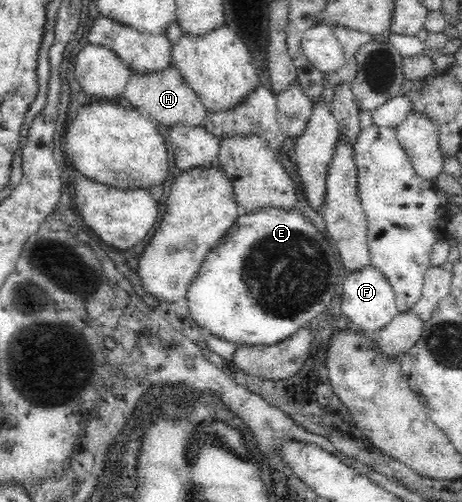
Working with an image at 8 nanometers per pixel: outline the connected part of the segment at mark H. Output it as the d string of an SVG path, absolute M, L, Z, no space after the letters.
M173 64L163 72L150 72L149 75L131 72L122 100L157 123L163 131L173 124L187 124L192 127L203 127L205 124L207 109L204 103L184 83L183 76Z

